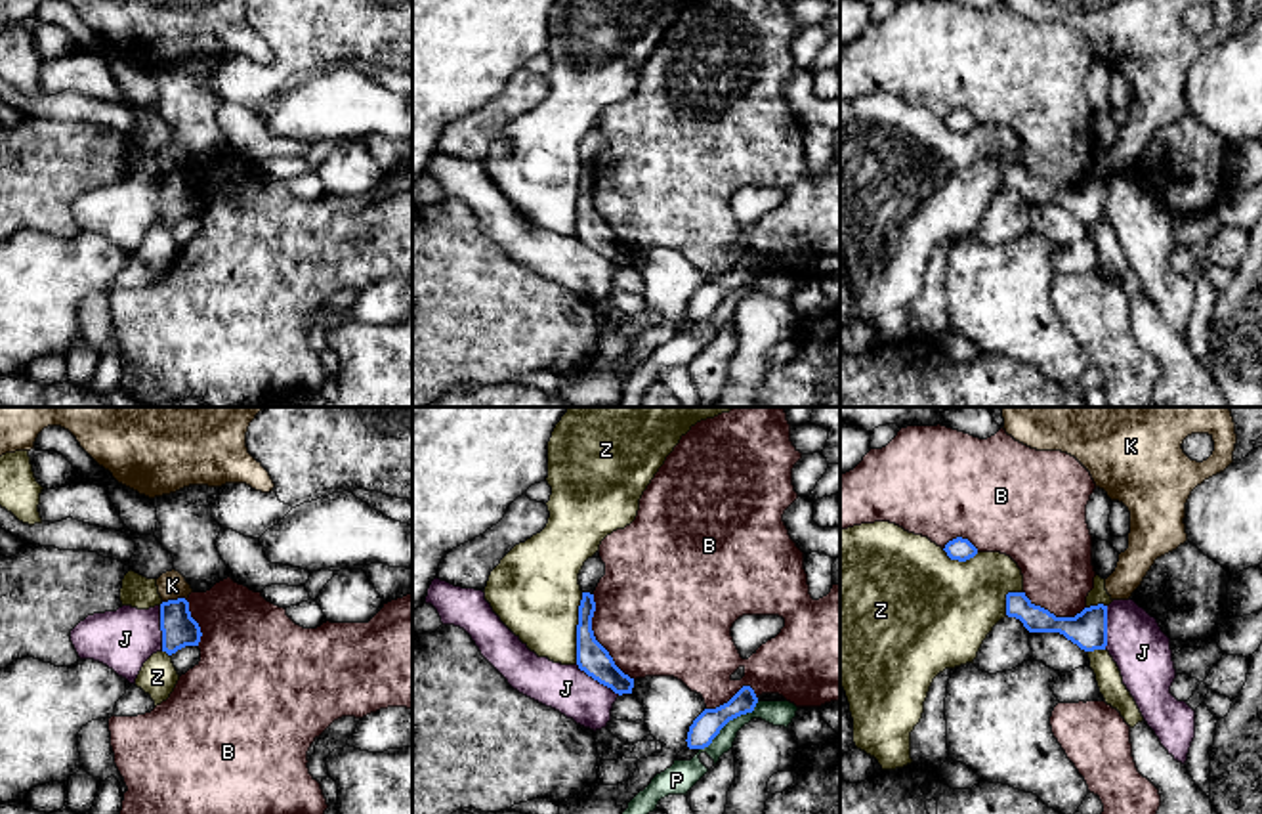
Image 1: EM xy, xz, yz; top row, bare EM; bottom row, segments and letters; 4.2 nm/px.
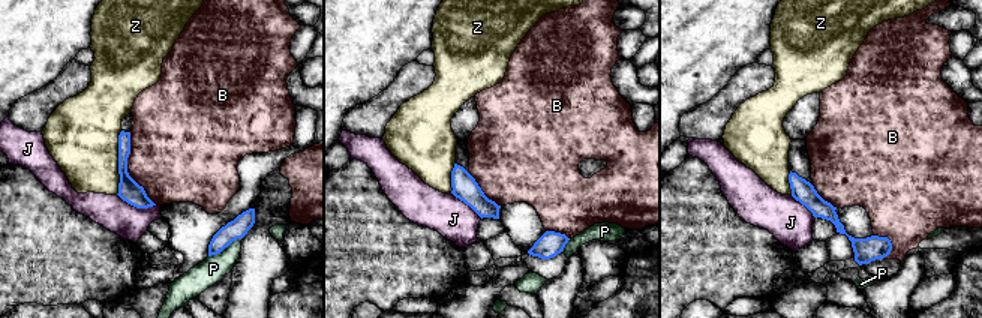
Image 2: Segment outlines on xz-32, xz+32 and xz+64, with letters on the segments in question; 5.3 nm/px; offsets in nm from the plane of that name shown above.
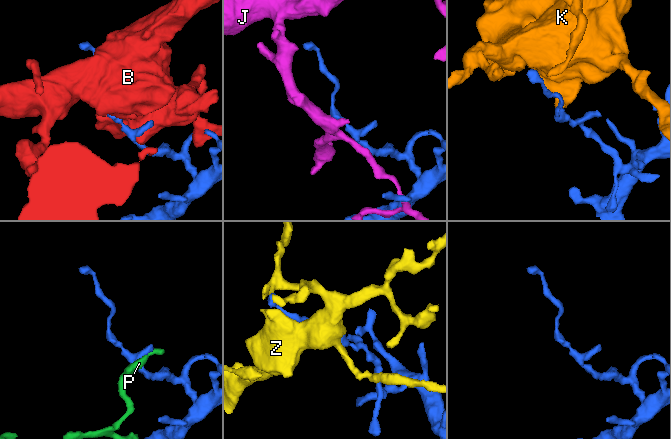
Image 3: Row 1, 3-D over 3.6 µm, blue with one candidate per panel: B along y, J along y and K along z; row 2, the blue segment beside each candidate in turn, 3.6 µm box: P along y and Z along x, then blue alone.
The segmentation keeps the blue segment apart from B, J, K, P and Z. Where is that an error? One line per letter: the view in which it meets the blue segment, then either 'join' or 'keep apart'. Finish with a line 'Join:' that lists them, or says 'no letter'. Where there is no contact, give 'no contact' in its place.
B: meets blue in xz; keep apart
J: meets blue in xy; keep apart
K: meets blue in xy; keep apart
P: meets blue in xz; keep apart
Z: meets blue in xz; keep apart
Join: no letter

